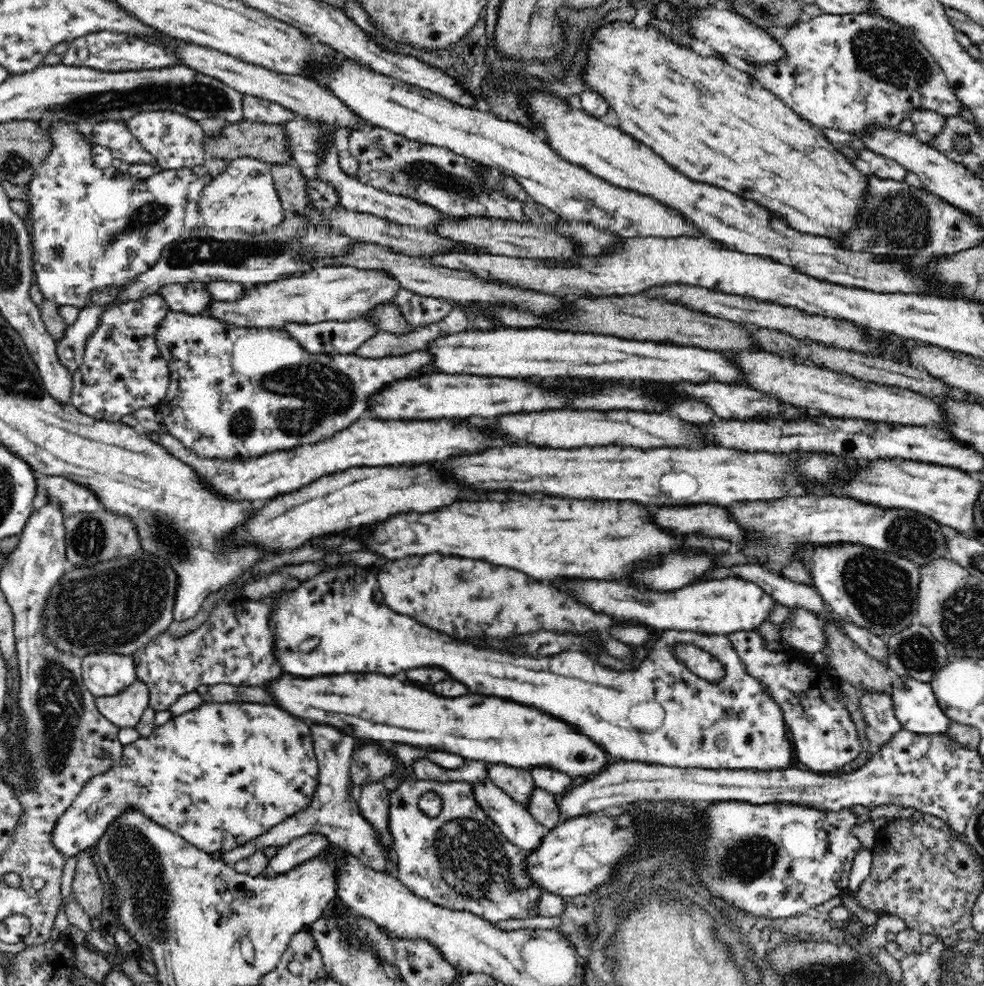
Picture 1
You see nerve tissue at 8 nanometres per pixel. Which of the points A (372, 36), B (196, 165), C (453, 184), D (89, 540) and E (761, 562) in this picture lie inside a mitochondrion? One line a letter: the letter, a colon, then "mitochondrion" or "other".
A: other
B: other
C: mitochondrion
D: mitochondrion
E: other

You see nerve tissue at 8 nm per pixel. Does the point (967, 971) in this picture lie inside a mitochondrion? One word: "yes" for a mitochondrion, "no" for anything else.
yes

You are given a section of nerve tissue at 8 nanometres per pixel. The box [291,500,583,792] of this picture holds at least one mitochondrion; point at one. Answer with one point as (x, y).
(466, 577)

